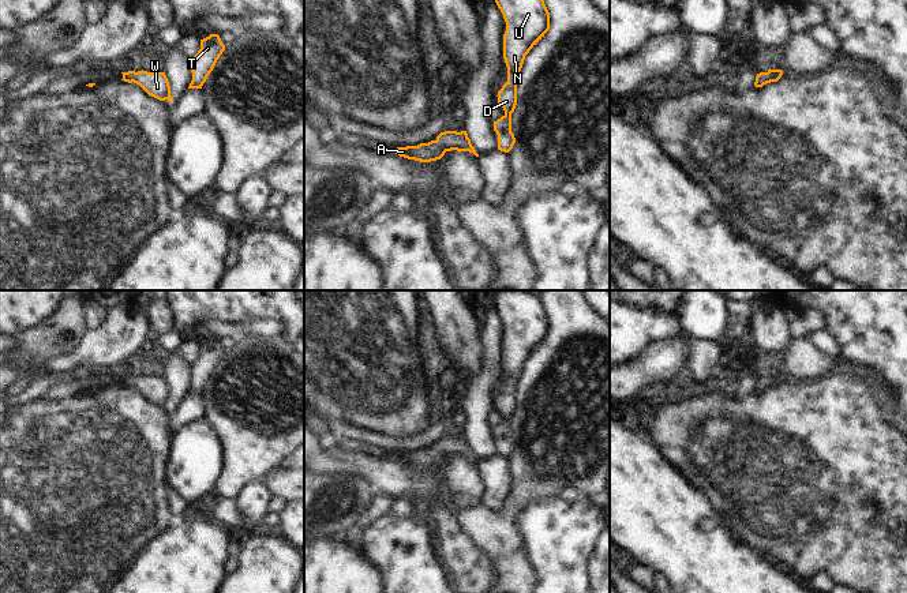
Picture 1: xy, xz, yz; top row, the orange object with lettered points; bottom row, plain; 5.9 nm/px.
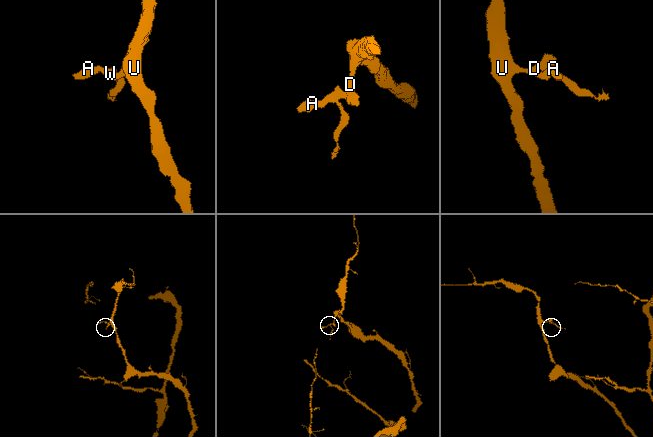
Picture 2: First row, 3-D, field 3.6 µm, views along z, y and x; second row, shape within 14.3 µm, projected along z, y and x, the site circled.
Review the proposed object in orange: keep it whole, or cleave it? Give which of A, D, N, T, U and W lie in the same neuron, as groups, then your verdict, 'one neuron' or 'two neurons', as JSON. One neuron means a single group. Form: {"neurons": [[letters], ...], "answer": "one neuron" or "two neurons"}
{"neurons": [["A", "D", "N", "T", "U", "W"]], "answer": "one neuron"}

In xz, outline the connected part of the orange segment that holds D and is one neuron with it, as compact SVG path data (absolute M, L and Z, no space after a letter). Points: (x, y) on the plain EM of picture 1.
M502 290L495 308L506 327L503 339L503 364L507 372L507 387L498 397L498 409L505 420L494 427L498 440L498 455L509 458L516 443L511 438L511 419L517 410L517 386L525 361L550 335L550 318L541 299L526 290Z

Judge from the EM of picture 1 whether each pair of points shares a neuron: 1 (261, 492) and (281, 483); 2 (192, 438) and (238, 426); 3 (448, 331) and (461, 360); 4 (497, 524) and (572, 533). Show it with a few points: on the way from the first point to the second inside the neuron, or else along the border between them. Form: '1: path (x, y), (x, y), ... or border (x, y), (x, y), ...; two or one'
1: border (266, 481), (274, 494); two
2: border (205, 416), (217, 427), (221, 435), (225, 462); two
3: path (454, 338), (461, 345), (461, 353); one
4: border (536, 498), (518, 513), (518, 525), (529, 558); two

